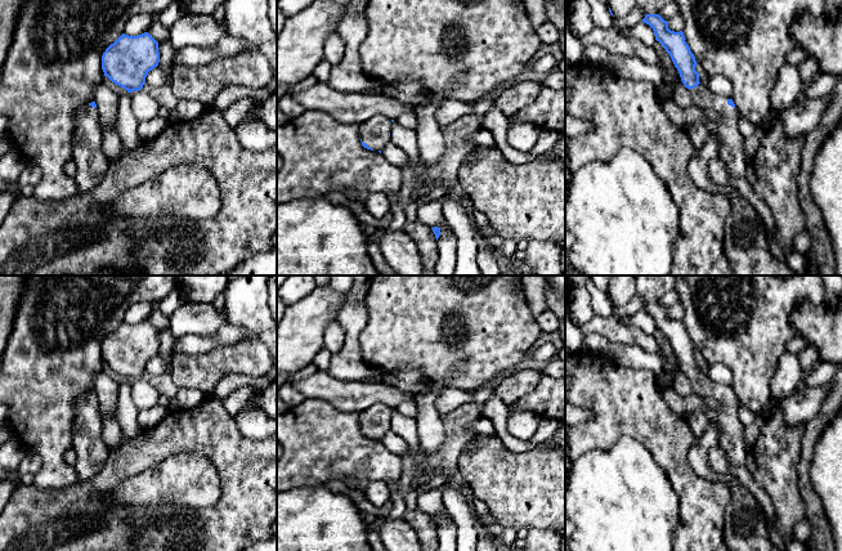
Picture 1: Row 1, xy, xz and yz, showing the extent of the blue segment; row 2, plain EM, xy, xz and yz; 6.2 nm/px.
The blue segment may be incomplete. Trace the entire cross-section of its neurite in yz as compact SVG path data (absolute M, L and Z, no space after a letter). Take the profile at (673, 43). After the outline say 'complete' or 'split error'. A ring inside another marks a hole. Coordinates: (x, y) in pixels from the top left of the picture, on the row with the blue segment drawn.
M646 14L642 22L653 28L655 40L669 54L684 86L690 90L694 106L715 109L721 115L717 120L706 120L704 122L708 131L718 140L718 158L727 170L729 185L752 203L763 220L771 242L776 236L776 221L770 207L749 180L749 166L744 156L744 138L738 127L738 111L733 99L716 95L699 82L700 75L695 71L698 64L682 31L671 31L668 22L659 14Z; split error

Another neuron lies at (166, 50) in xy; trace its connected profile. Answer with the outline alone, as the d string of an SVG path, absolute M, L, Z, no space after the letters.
M166 40L164 42L158 42L158 53L160 53L160 62L158 66L165 71L166 73L166 84L171 85L173 81L173 58L175 54L175 48L173 46L170 40Z

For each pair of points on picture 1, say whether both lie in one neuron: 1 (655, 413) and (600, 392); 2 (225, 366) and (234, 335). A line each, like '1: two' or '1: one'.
1: one
2: two

